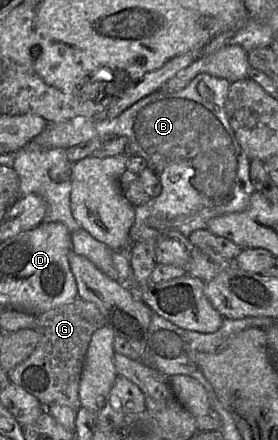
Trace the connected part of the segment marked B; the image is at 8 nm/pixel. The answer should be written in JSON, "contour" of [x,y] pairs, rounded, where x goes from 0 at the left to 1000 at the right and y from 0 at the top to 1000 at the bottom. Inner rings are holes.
{"contour":[[[723,166],[698,175],[658,202],[633,209],[604,211],[561,207],[500,227],[493,234],[486,234],[468,245],[453,248],[432,261],[406,270],[324,273],[302,270],[295,266],[277,266],[245,275],[169,280],[162,293],[86,336],[241,339],[284,330],[291,325],[345,316],[353,311],[450,309],[460,316],[460,330],[453,334],[450,352],[514,357],[529,368],[529,382],[550,389],[576,405],[576,414],[583,420],[583,434],[572,445],[550,450],[543,448],[543,452],[518,466],[486,470],[486,505],[478,511],[525,511],[532,516],[565,520],[568,525],[633,520],[676,541],[691,527],[716,520],[741,520],[752,502],[773,493],[881,477],[899,461],[903,443],[917,436],[917,427],[899,409],[899,361],[871,341],[845,309],[845,302],[824,280],[809,250],[809,232],[827,195],[831,189],[813,180],[784,177],[745,166]]]}

